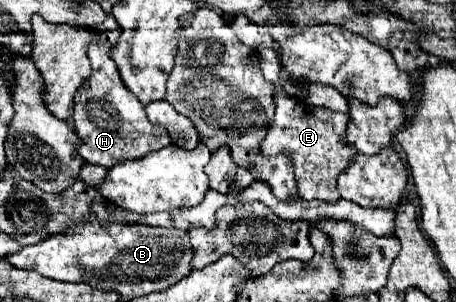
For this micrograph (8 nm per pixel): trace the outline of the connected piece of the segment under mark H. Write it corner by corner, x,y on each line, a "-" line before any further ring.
98,39
98,43
88,45
86,55
92,63
92,75
84,83
84,89
78,89
74,97
74,131
82,139
80,155
92,163
102,167
114,167
128,159
142,159
150,151
158,151
170,145
170,137
162,127
154,127
144,113
142,103
122,83
118,75
118,67
110,59
110,43
108,39

